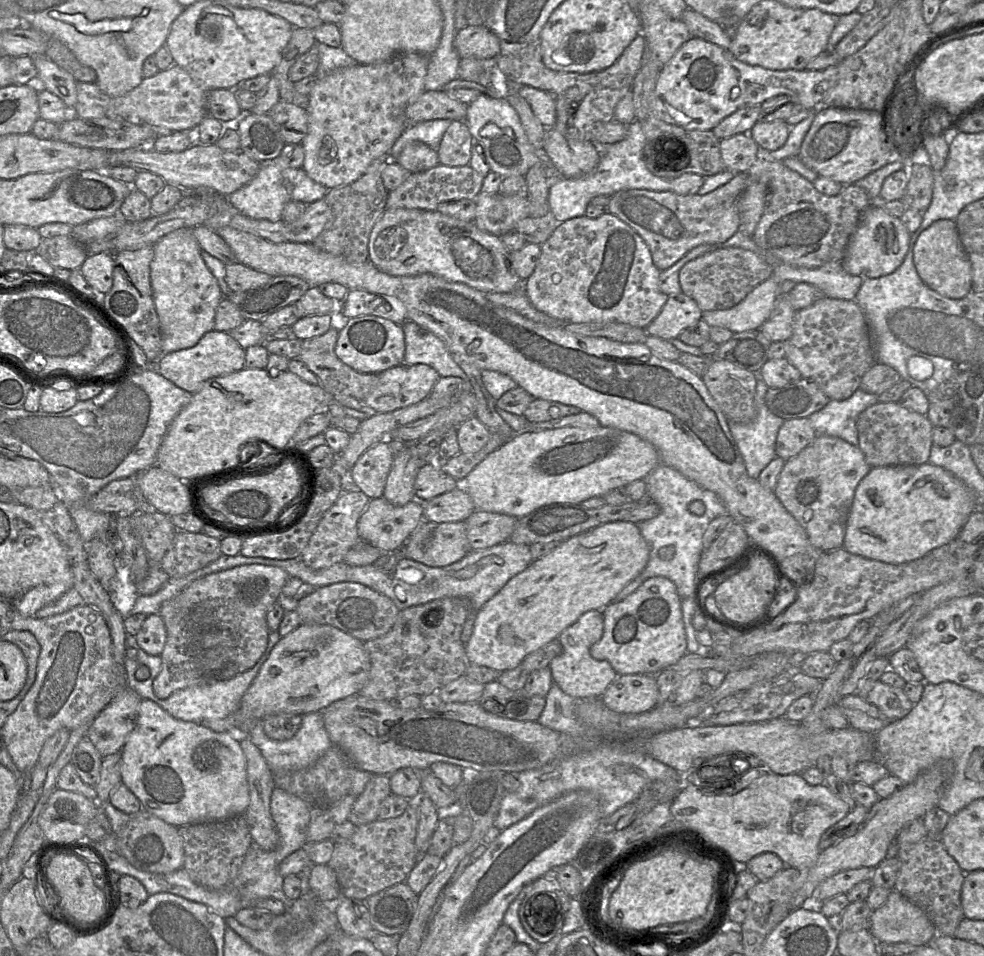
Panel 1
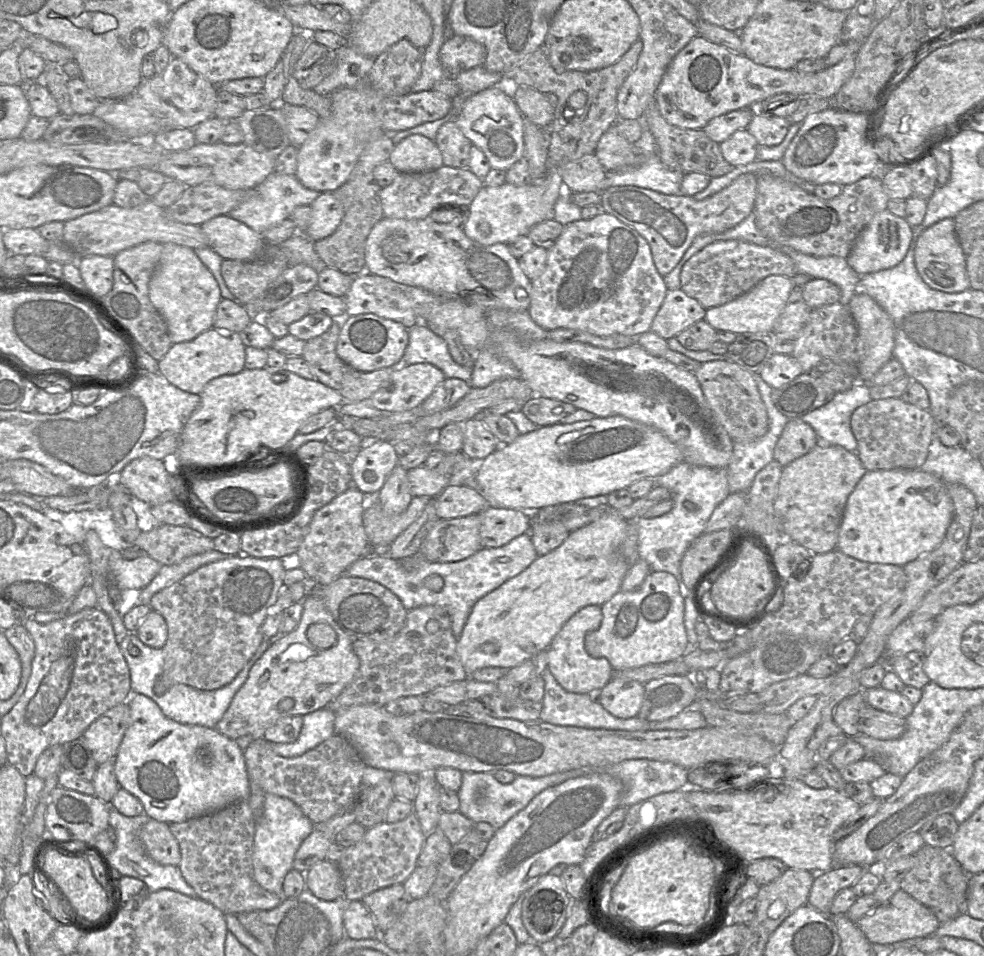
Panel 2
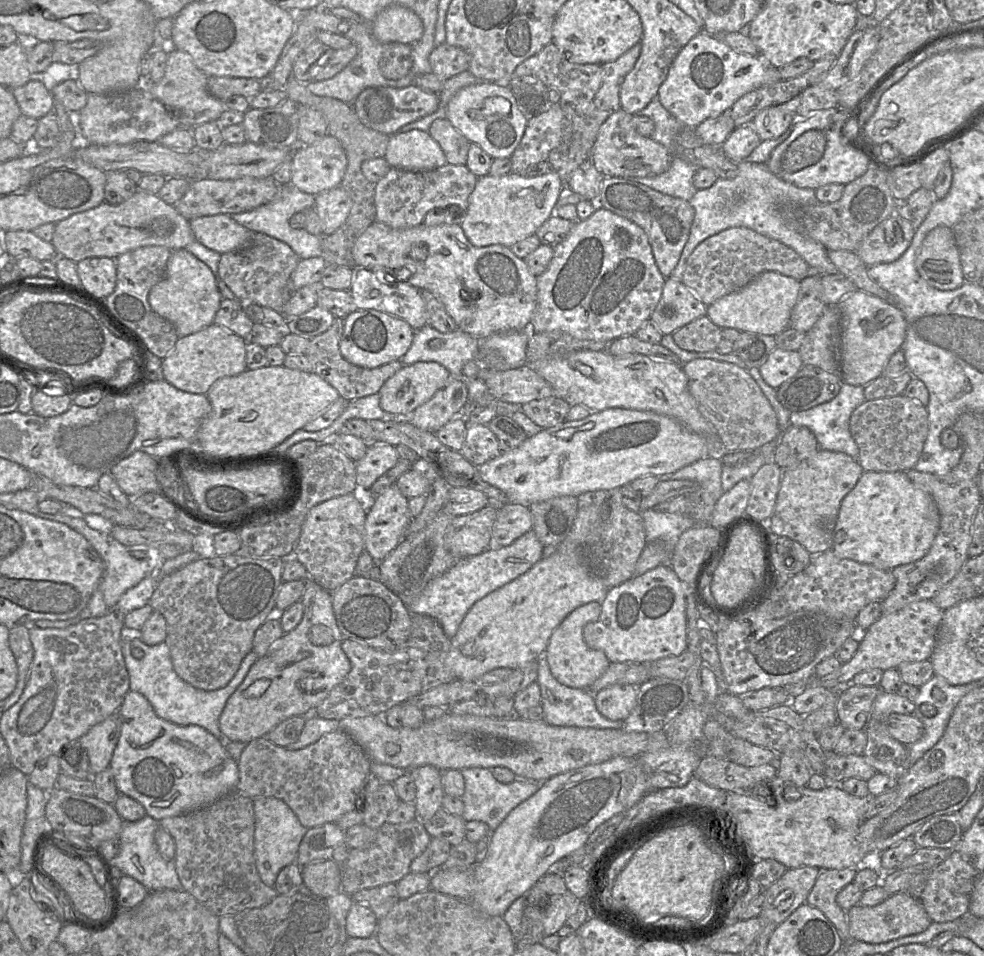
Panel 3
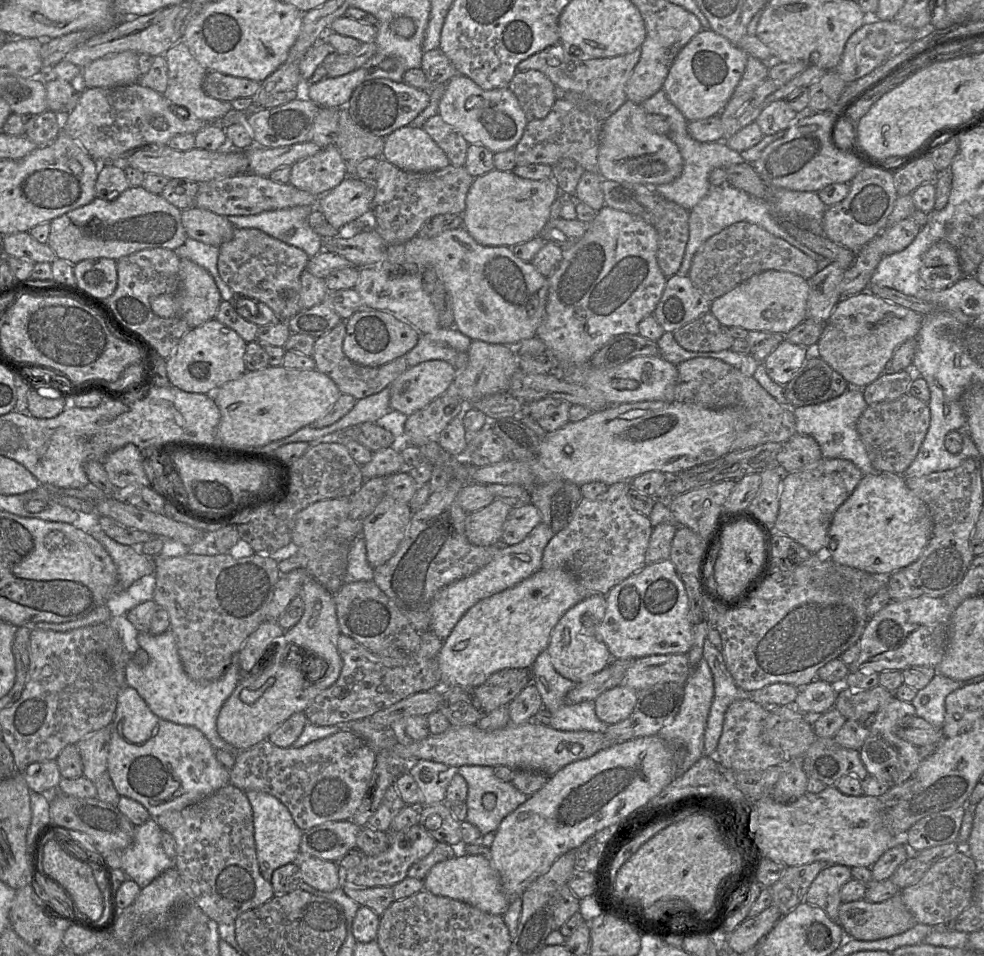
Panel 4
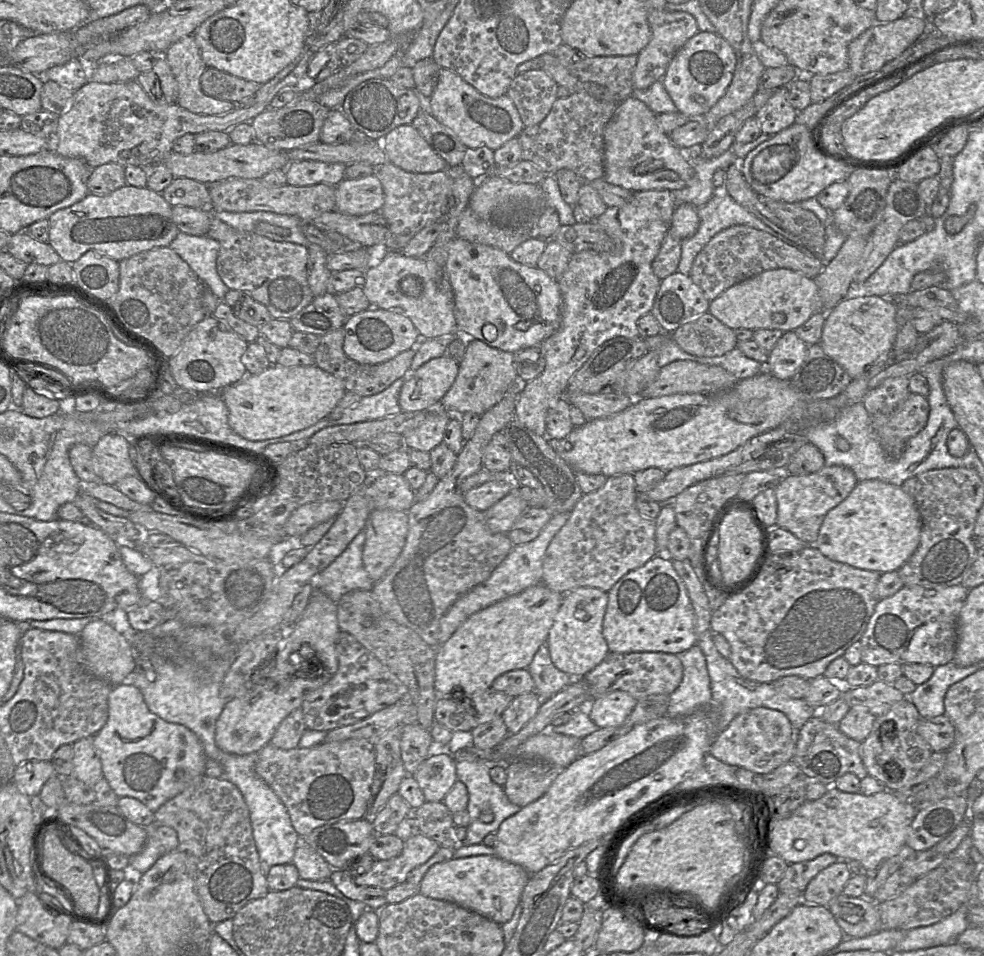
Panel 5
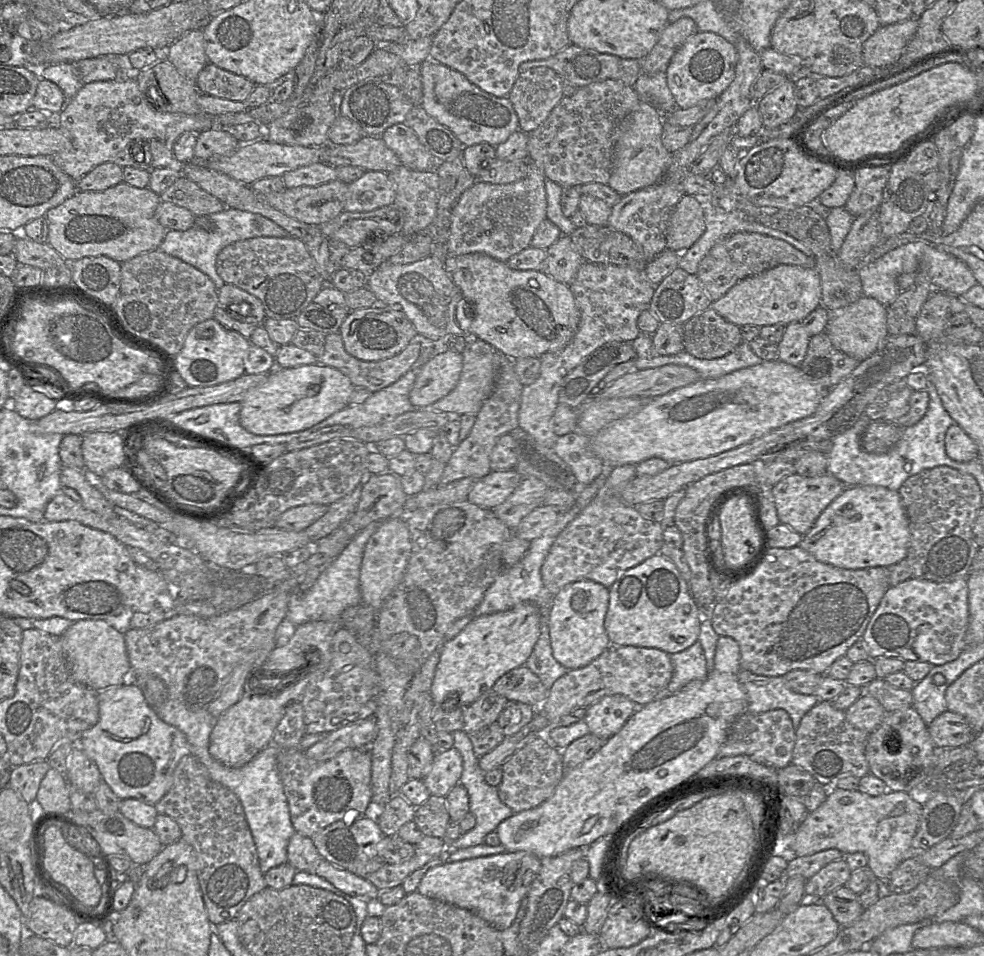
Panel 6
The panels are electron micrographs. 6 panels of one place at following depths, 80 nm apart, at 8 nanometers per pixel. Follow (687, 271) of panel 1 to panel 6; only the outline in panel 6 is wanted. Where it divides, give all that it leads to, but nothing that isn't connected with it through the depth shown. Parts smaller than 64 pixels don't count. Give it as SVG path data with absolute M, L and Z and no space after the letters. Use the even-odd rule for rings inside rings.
M738 232L721 239L709 250L700 261L696 275L711 301L716 301L740 280L779 265L814 268L815 260L781 239L755 232Z

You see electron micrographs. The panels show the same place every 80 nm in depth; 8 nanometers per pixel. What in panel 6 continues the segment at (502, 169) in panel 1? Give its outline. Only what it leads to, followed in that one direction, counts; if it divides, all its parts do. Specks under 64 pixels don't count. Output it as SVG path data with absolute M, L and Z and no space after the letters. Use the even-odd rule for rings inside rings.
M428 57L419 65L423 109L449 128L464 147L488 143L493 147L505 142L519 129L517 114L508 97L496 97L470 82L462 73Z

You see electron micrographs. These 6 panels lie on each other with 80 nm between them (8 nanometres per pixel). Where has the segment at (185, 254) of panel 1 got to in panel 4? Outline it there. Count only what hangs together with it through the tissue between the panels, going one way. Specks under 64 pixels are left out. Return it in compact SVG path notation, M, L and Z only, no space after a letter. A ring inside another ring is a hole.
M181 258L177 292L154 297L151 308L155 314L163 318L183 317L189 327L194 328L214 319L221 301L220 291L209 272L196 263Z

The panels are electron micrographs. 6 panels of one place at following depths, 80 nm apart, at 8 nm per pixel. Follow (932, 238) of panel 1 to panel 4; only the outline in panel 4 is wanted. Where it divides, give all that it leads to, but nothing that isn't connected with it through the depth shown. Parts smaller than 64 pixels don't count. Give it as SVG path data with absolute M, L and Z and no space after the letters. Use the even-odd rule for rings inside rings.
M944 240L934 243L922 257L919 276L931 289L945 289L958 282L963 273L957 250Z

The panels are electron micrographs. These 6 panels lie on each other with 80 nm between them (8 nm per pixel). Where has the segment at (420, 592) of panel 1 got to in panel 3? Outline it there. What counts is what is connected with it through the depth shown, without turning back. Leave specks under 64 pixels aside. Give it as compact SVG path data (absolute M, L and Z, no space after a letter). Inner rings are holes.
M531 530L510 546L487 550L482 554L461 559L448 571L431 580L408 609L411 614L429 615L435 618L445 635L452 639L476 602L529 571L542 559L543 549L544 546Z

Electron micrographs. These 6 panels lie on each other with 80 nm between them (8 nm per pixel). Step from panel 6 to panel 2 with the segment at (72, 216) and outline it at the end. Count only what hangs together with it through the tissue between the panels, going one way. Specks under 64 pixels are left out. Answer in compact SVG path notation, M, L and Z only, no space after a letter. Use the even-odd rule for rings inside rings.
M150 198L133 208L114 204L64 222L62 243L80 259L91 255L114 257L119 252L145 242L174 243L192 249L209 247L209 241L200 226L183 224L167 218L165 209Z

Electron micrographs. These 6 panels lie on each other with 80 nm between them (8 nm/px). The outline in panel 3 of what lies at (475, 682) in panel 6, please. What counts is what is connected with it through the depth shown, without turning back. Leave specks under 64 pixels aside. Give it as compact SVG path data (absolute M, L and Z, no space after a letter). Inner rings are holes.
M561 543L552 556L541 559L525 574L488 594L472 606L458 632L451 639L447 665L456 679L478 681L482 675L491 670L517 669L537 661L544 655L554 630L572 611L590 602L602 604L610 589L589 571L576 544Z

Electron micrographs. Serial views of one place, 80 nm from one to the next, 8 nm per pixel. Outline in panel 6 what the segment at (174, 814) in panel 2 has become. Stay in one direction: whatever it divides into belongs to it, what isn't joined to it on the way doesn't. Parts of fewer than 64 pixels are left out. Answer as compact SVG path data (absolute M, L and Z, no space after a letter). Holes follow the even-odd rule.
M121 684L99 691L99 720L81 737L78 745L97 765L102 781L122 799L134 798L155 805L171 788L173 772L182 757L190 755L185 735L162 721L135 684Z

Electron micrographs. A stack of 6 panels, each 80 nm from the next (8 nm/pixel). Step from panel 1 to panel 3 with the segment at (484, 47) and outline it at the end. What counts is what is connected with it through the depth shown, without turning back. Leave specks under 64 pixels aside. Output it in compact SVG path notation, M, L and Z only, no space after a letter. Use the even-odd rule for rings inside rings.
M442 43L429 56L432 73L442 81L469 69L469 55L461 48Z

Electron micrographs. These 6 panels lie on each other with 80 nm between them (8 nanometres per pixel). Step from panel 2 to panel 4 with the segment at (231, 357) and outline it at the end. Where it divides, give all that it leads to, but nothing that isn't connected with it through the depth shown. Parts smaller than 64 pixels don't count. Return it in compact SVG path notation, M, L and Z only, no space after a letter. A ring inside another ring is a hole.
M216 318L190 328L180 339L172 355L166 359L170 384L190 393L213 393L246 372L244 363L246 348L245 340Z

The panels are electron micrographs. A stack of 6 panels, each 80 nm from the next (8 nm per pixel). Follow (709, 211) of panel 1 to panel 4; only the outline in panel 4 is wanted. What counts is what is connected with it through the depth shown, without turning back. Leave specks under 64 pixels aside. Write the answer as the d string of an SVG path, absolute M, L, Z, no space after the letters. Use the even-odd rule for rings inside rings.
M602 179L601 190L606 206L637 215L655 228L658 235L657 263L659 268L665 277L676 274L681 265L689 237L690 212L675 202L662 197L644 184Z

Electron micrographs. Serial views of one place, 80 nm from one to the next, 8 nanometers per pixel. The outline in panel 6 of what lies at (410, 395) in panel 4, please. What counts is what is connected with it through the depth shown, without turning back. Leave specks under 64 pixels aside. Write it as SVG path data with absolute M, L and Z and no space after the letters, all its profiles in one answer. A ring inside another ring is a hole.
M439 349L417 370L409 399L416 409L429 409L457 385L463 367L461 353Z

